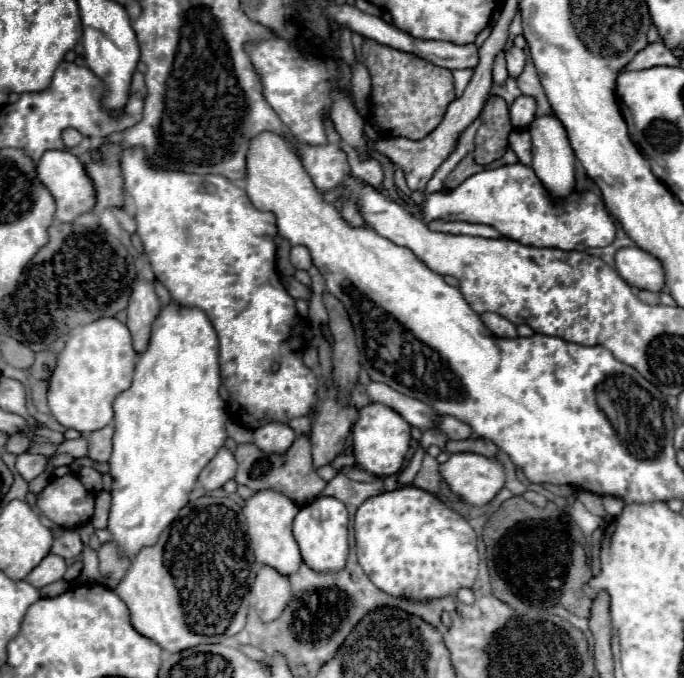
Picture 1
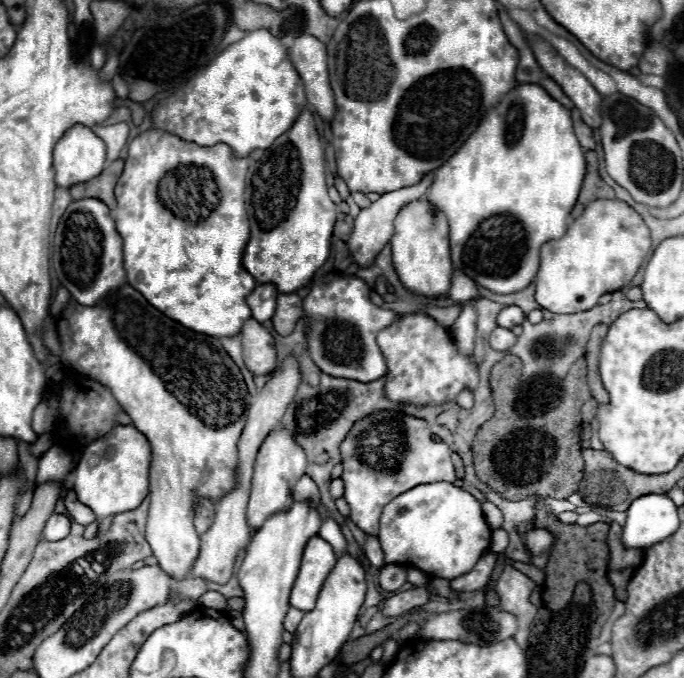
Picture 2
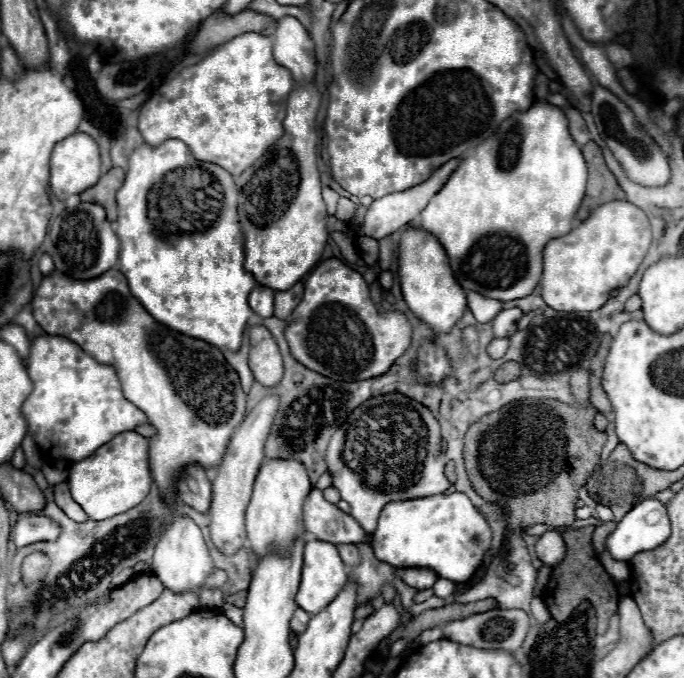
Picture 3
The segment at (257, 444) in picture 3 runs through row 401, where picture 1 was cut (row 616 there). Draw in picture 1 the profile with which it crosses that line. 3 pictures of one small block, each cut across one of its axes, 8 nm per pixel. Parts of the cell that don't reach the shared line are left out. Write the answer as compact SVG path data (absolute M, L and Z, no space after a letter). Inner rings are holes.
M262 566L258 570L256 582L252 586L256 600L256 610L264 622L270 622L282 614L292 598L292 586L288 576L280 574L272 566Z

